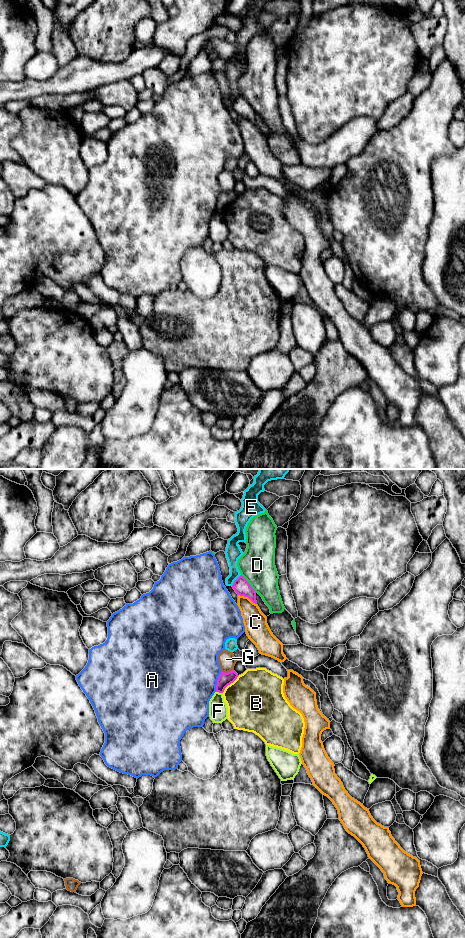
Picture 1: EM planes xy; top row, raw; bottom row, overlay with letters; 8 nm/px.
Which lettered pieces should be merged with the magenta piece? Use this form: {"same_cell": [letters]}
{"same_cell": []}

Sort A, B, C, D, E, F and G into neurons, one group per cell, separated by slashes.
A / B / C / D / E / F / G

